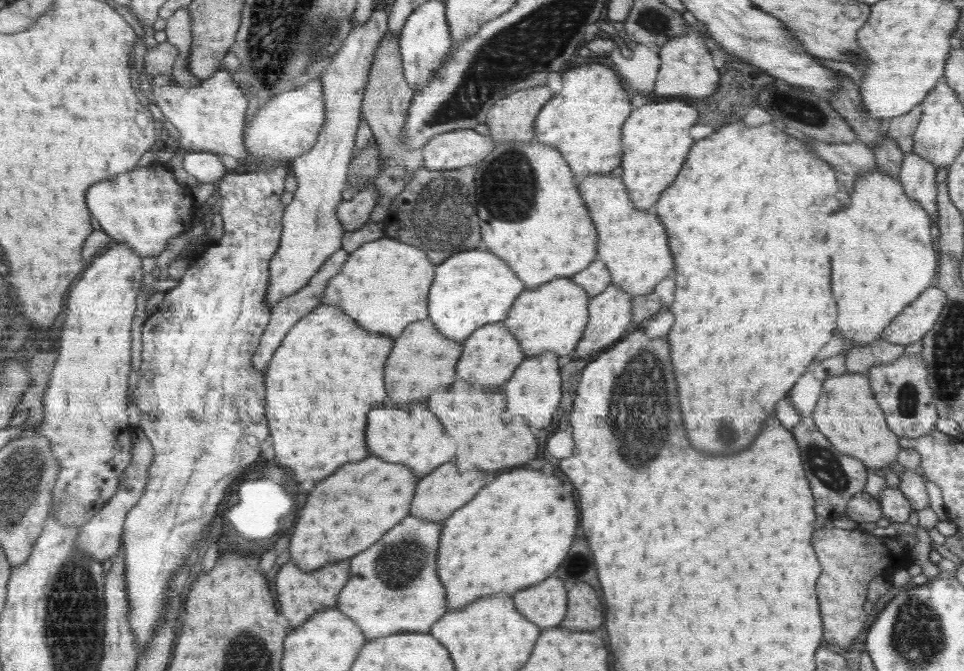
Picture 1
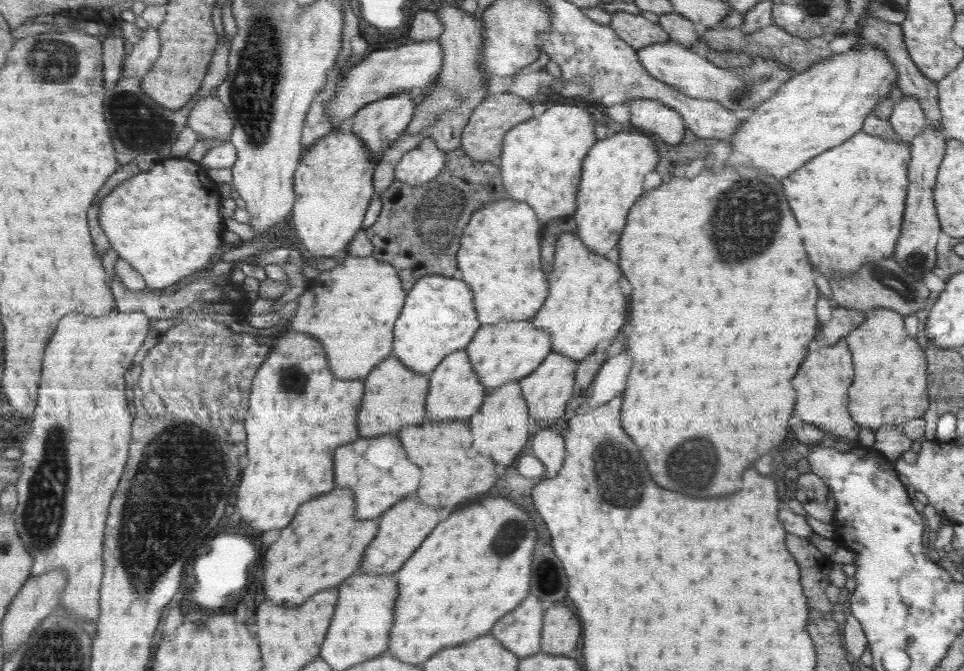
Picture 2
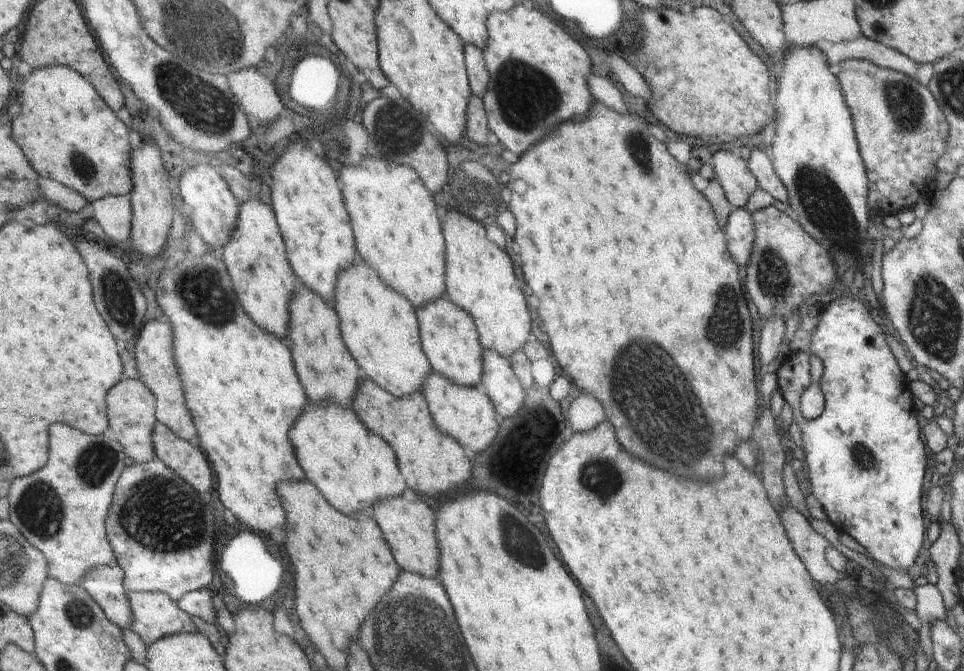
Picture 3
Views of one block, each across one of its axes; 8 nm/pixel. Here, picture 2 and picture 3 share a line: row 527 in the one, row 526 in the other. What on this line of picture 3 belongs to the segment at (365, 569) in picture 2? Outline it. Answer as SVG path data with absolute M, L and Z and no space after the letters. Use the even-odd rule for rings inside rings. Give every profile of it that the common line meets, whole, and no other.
M400 496L396 500L384 500L382 504L374 506L374 516L378 516L378 524L382 524L382 532L386 532L386 540L390 540L390 548L394 548L394 556L401 565L401 570L418 572L420 576L434 576L438 574L440 560L438 560L438 540L434 532L436 514L430 506L422 500L410 500L408 496Z

